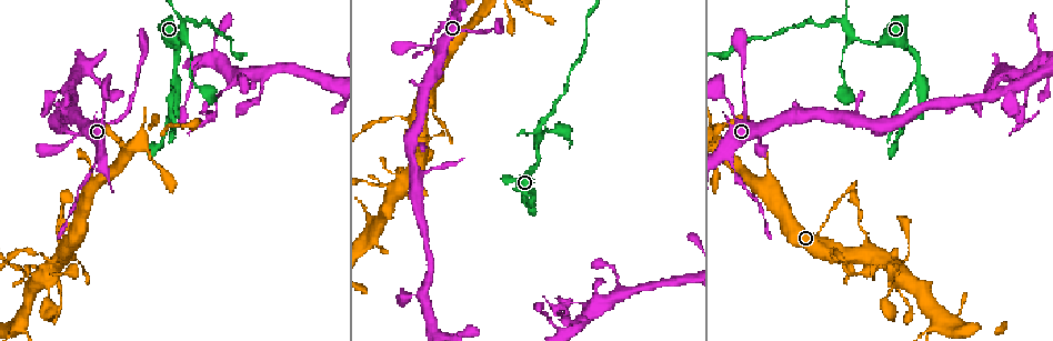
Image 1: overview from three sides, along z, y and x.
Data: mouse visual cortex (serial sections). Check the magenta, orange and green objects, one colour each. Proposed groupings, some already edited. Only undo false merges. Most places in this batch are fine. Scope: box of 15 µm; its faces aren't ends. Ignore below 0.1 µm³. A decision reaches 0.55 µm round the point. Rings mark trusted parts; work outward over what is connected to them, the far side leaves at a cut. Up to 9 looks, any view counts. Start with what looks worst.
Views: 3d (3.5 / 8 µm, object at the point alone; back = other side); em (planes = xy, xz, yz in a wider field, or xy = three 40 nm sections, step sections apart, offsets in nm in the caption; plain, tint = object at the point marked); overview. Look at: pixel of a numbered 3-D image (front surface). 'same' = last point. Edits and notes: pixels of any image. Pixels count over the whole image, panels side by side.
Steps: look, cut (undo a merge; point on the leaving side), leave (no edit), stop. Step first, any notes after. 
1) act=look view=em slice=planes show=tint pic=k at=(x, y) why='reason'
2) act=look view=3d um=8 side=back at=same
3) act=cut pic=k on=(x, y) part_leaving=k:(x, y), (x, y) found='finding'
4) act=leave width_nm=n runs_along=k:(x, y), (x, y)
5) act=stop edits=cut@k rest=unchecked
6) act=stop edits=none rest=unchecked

act=look view=3d um=3.5 side=back pic=1 at=(916, 75) why='three arms meet'

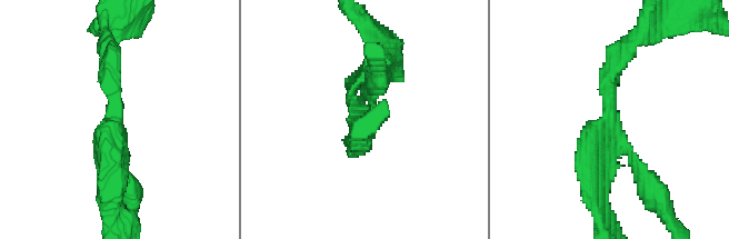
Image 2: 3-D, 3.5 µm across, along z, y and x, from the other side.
act=look view=em slice=planes show=tint pic=2 at=(117, 120) arms=3 arm_widths_nm=200,250,300 why='now the EM'

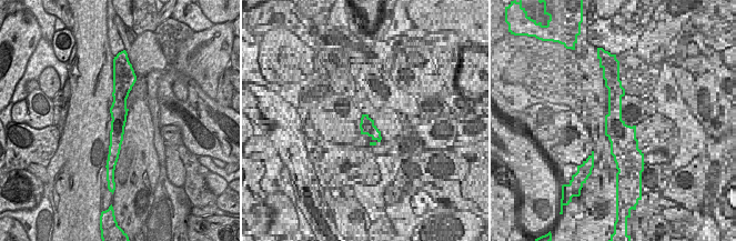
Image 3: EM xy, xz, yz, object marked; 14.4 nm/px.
act=leave runs_along=3:(120, 88), (119, 121), (113, 159) found='one cell here'

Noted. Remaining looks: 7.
act=look view=3d um=3.5 pic=1 at=(382, 183) why='calibre changes'

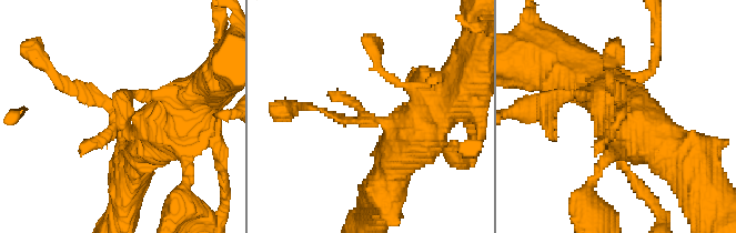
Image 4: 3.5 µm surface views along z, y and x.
act=look view=em slice=xy step=2 show=tint pic=4 at=(367, 120) why='now the EM'

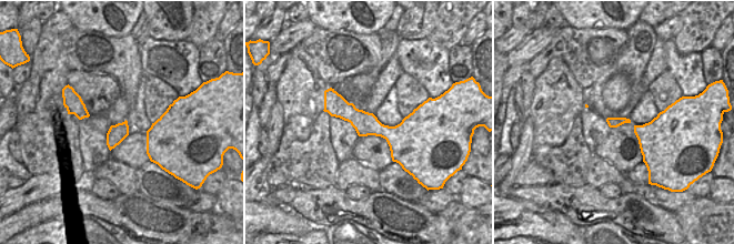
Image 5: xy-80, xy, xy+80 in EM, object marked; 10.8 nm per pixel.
act=leave runs_along=4:(179, 111), (161, 124), (56, 80) found='continuous, no second cell'

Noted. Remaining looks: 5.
act=look view=em slice=planes show=tint pic=1 at=(722, 94) why='sudden change in width'

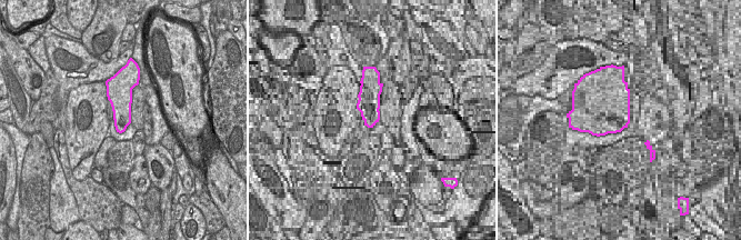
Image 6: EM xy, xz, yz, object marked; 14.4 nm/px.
act=look view=3d um=3.5 at=same

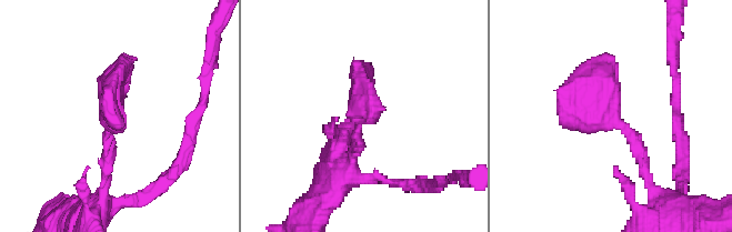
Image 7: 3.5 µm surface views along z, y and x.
act=leave runs_along=7:(649, 181), (603, 103), (605, 59) found='continuous, no second cell'

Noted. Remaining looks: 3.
act=look view=3d um=3.5 pic=1 at=(829, 257)

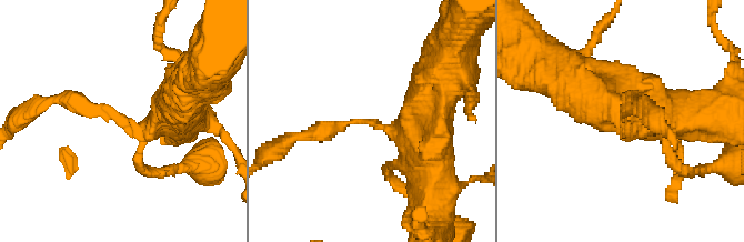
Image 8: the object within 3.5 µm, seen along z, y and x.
act=look view=em slice=xy step=3 show=tint pic=8 at=(110, 117) arm_widths_nm=200,400 why='need the tissue'

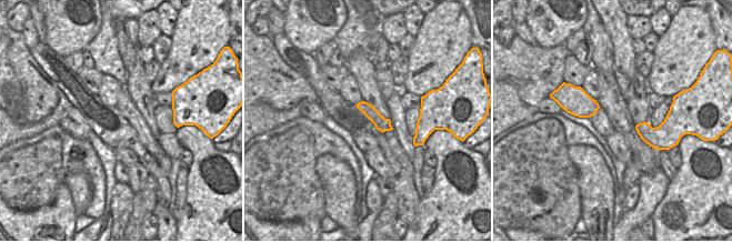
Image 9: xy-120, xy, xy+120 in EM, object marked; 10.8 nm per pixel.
act=leave width_nm=150 runs_along=8:(432, 128), (347, 122), (289, 142) found='one cell here'

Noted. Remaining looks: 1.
act=stop edits=none rest=unchecked

